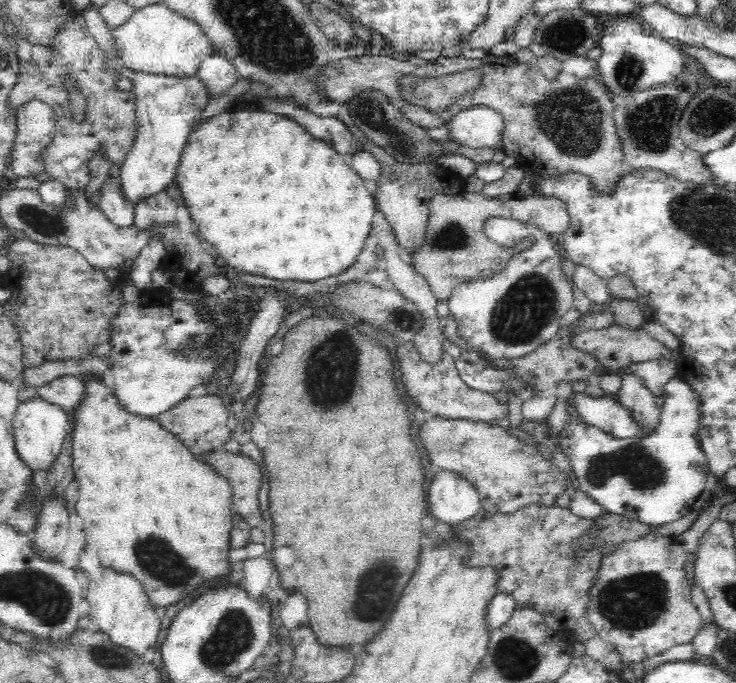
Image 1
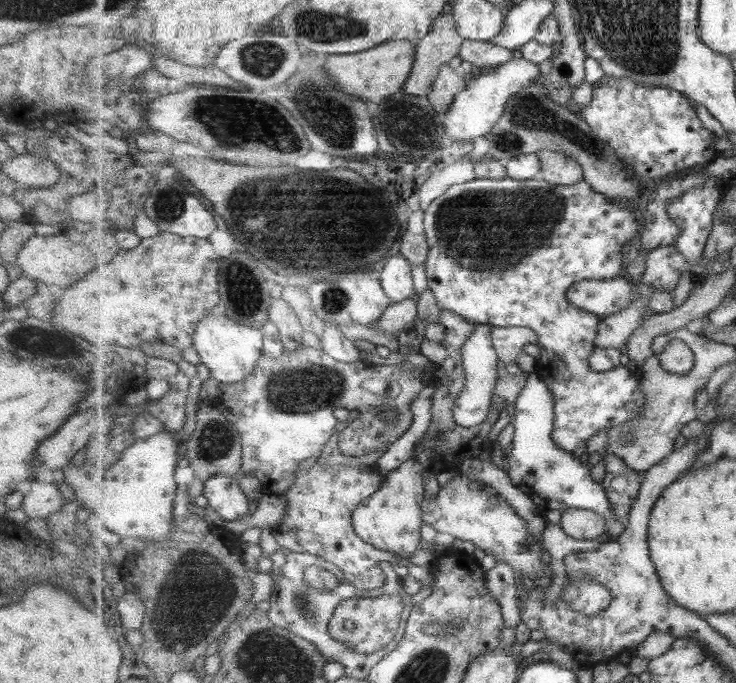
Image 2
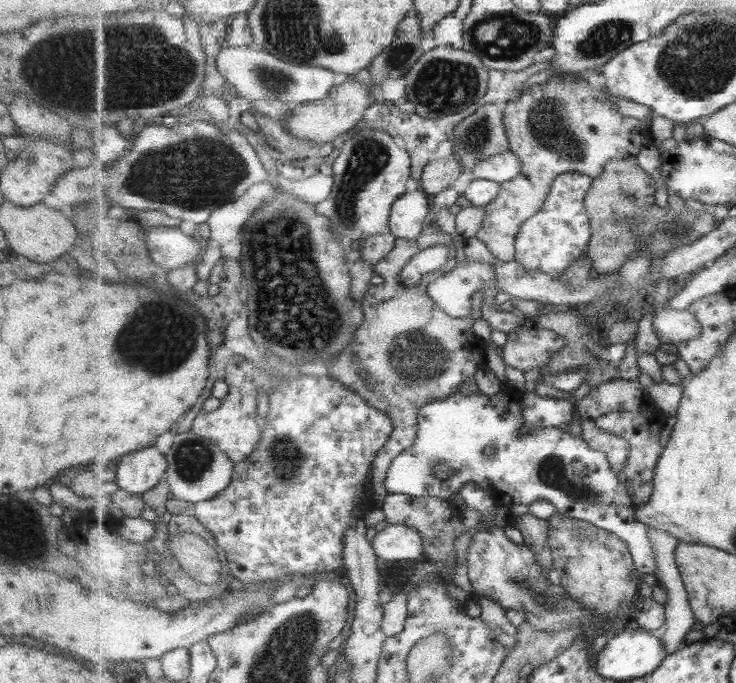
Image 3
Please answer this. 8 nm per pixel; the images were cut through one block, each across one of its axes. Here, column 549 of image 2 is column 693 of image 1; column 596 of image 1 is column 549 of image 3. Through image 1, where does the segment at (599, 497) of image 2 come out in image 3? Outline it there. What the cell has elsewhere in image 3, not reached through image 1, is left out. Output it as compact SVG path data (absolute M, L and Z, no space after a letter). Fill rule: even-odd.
M510 388L500 389L489 397L480 392L471 396L447 397L447 400L437 400L425 404L419 413L418 438L412 447L404 450L391 463L385 484L391 494L406 494L414 497L449 498L451 494L460 492L463 483L479 483L485 492L496 497L501 505L525 504L528 507L538 500L548 500L558 508L558 512L571 518L584 520L599 528L613 532L627 541L634 557L635 566L642 574L656 576L659 568L656 550L650 537L650 527L636 517L638 504L631 498L625 483L613 472L607 454L591 448L591 445L581 436L569 434L566 427L536 428L533 432L522 434L524 418L522 398L524 392ZM453 414L457 418L453 418ZM486 448L494 448L494 453L488 455ZM438 462L444 462L457 472L453 478L441 482L433 476Z

